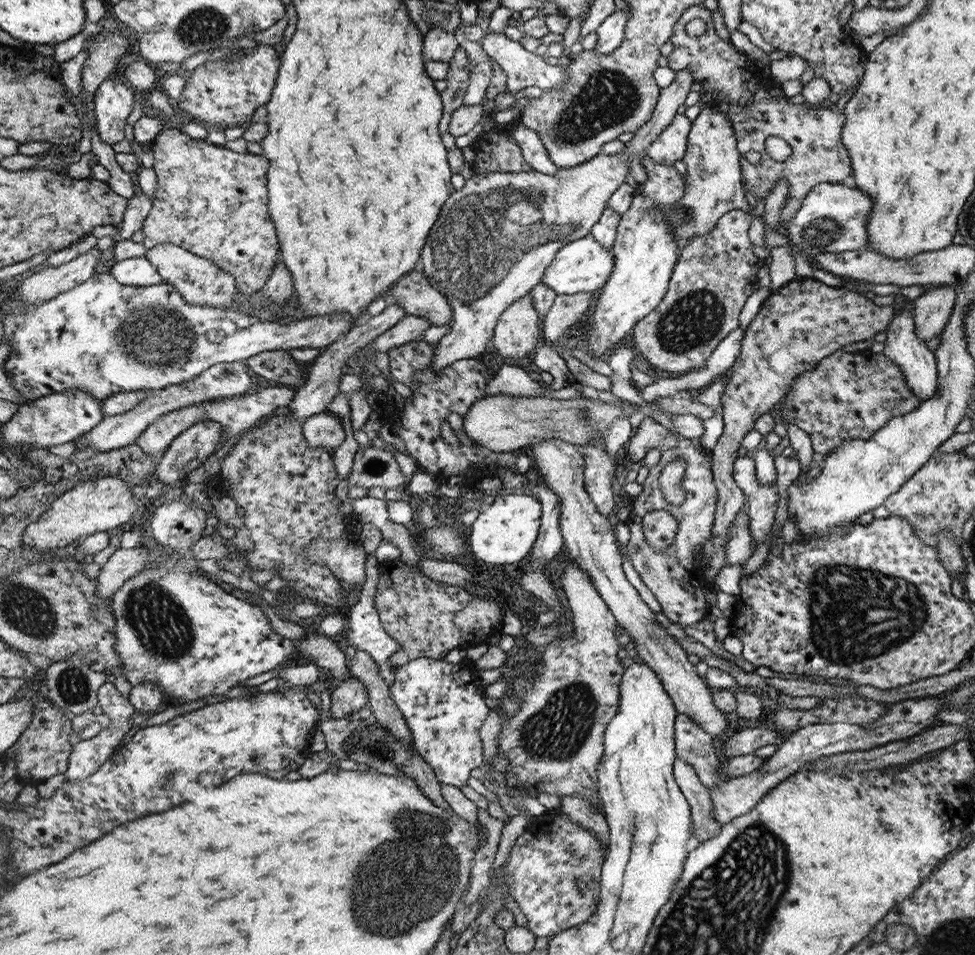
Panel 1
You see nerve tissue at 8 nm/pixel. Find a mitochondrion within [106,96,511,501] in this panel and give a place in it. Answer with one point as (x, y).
(153, 337)

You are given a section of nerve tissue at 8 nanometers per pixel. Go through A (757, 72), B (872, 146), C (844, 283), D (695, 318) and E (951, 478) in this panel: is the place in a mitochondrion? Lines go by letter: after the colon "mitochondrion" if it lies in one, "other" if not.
A: other
B: other
C: other
D: mitochondrion
E: other

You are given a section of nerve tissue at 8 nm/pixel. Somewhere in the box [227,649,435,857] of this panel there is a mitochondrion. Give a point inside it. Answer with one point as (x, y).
(377, 746)

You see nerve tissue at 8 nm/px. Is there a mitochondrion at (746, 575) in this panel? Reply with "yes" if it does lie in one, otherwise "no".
no

